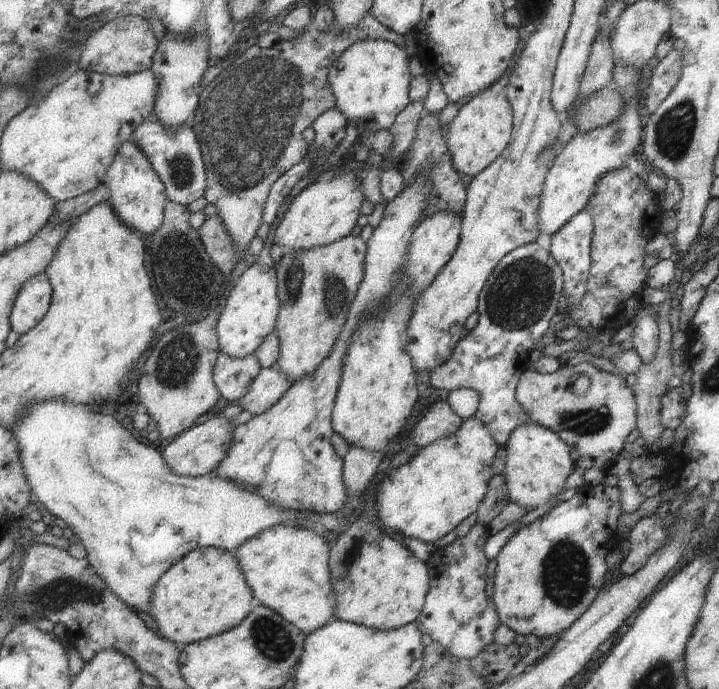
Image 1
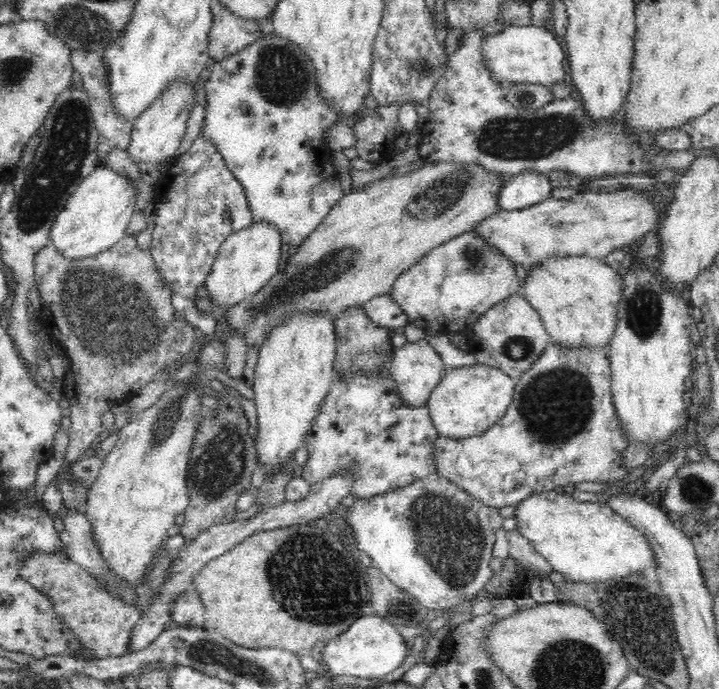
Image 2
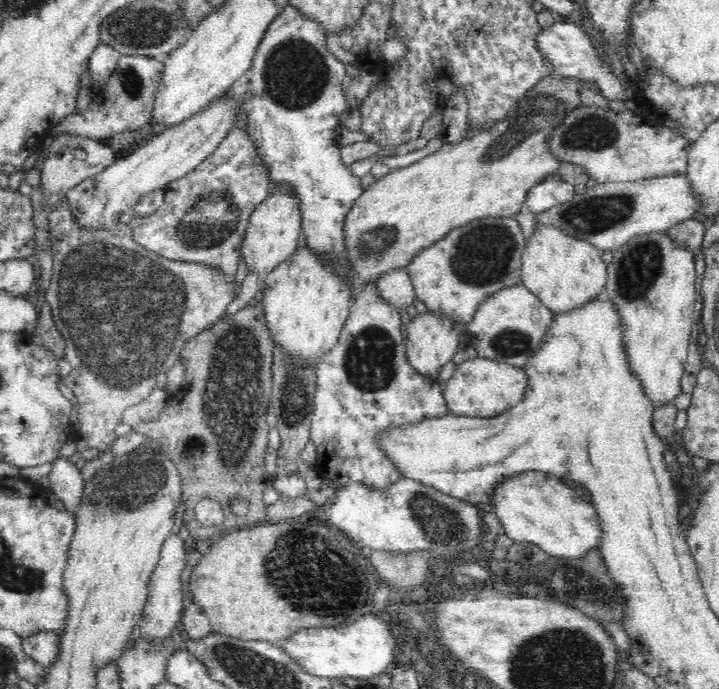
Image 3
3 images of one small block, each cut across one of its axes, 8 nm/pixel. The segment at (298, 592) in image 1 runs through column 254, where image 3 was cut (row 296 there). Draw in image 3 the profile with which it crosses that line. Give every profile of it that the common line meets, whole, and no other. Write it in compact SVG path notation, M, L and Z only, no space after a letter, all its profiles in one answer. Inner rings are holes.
M538 221L534 232L527 238L522 255L522 284L530 289L554 313L574 308L604 291L607 266L601 251L588 240L566 232L549 221Z

